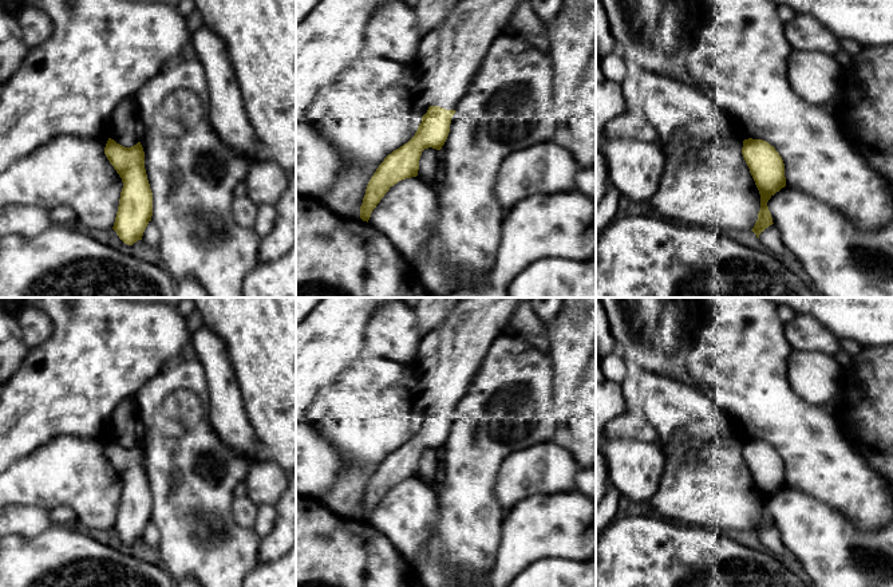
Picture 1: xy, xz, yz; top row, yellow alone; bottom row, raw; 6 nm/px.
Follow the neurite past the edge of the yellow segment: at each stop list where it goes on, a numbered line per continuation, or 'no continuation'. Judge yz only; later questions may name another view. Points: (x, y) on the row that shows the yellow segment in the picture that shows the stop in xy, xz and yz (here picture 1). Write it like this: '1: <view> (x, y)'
no continuation

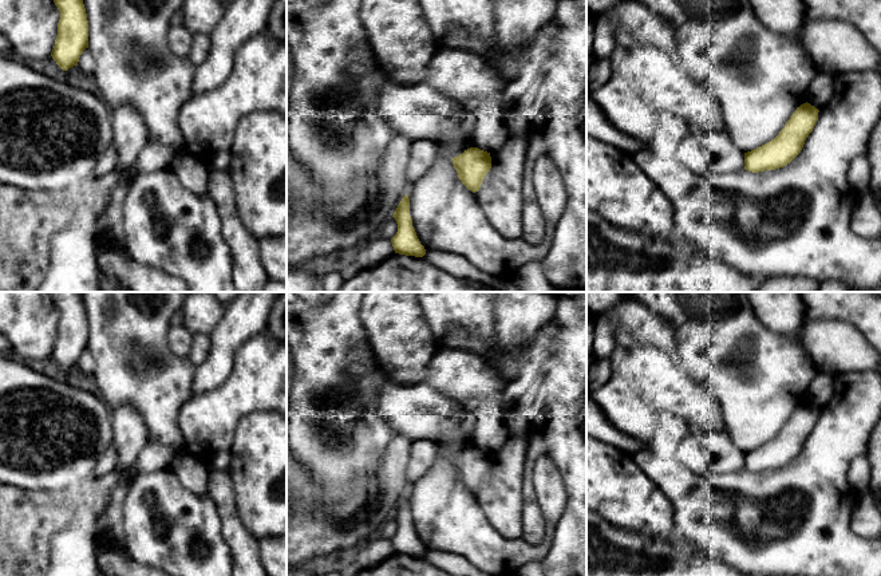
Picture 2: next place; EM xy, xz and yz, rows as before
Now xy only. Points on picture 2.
no continuation

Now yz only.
no continuation

